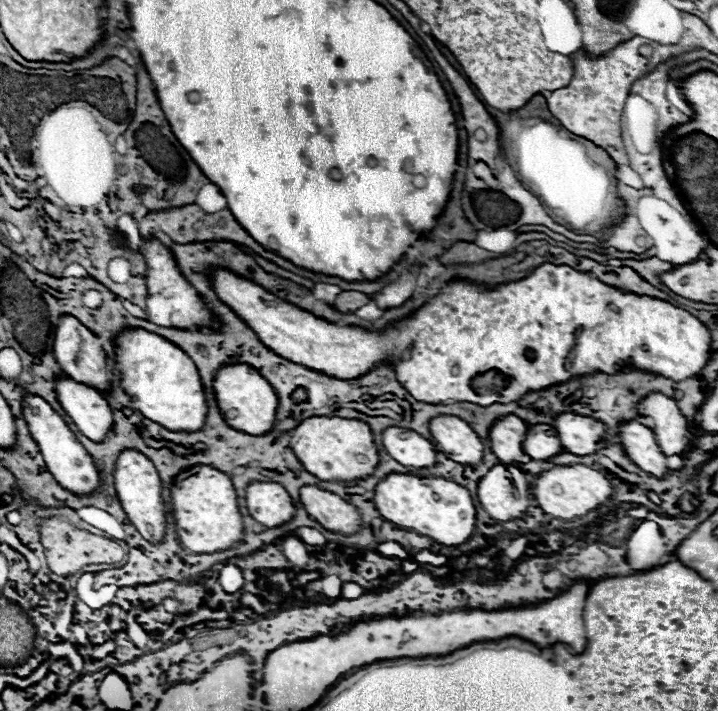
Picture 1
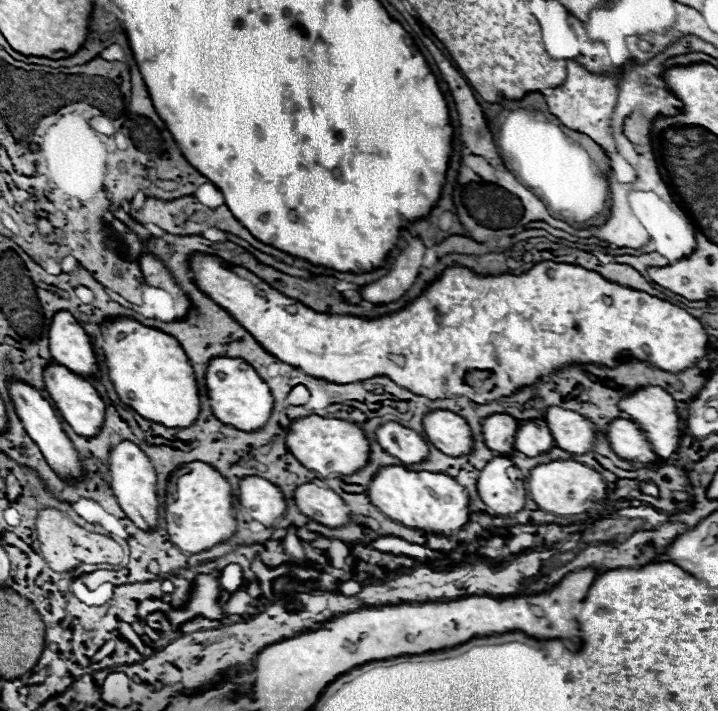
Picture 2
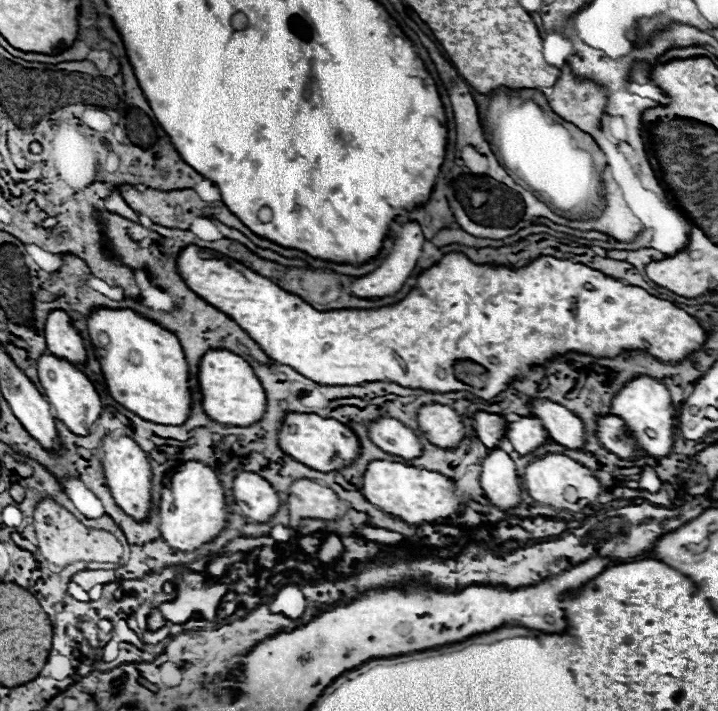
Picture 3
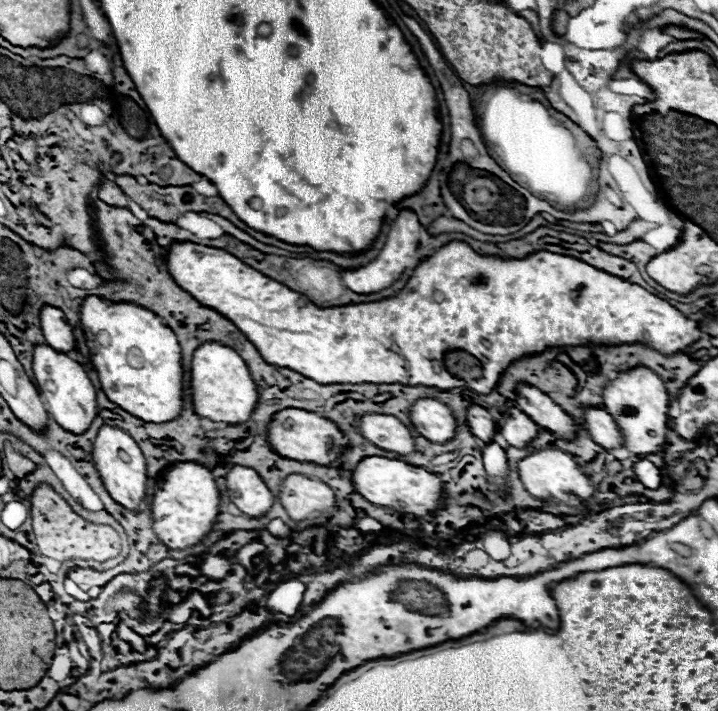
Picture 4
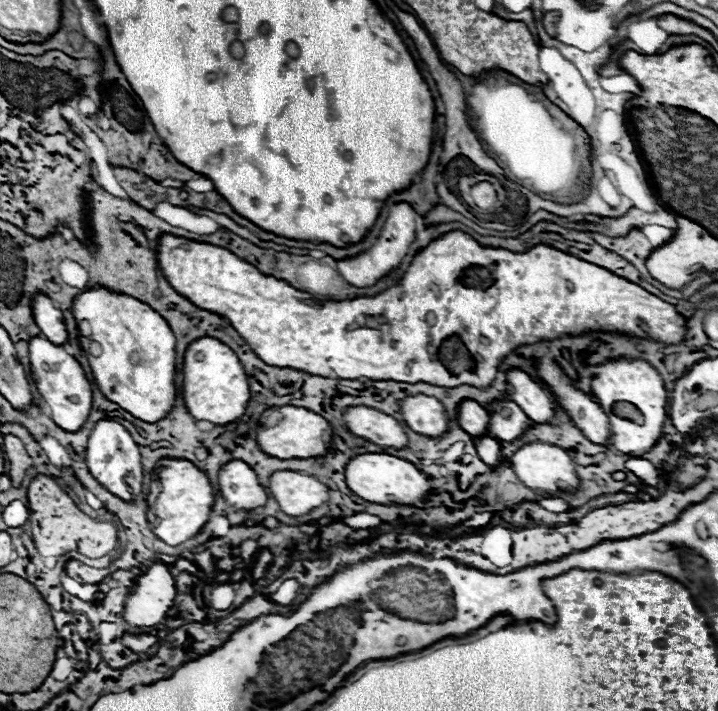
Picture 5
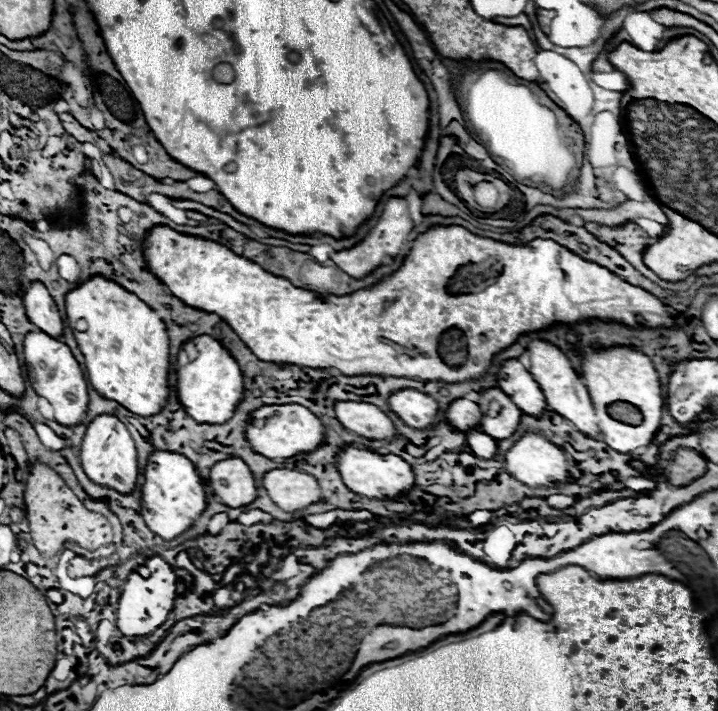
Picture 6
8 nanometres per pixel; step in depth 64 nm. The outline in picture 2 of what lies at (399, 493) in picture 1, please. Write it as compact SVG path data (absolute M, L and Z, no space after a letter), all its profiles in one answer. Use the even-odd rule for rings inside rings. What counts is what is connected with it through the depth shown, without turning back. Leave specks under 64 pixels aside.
M402 466L382 468L370 482L366 494L386 518L436 536L456 536L468 524L470 512L474 512L466 490L456 480L434 472L410 472Z

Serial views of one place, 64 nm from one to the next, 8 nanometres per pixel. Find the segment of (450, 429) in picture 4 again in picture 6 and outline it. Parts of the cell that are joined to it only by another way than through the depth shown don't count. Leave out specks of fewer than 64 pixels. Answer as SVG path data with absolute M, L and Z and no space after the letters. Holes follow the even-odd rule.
M400 390L390 396L392 410L414 430L428 430L440 422L440 406L428 394L416 390Z

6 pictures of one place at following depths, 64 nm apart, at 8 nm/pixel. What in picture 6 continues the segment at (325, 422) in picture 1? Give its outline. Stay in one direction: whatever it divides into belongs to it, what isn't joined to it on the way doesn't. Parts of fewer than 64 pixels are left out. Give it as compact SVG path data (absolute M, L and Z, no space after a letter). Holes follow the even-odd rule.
M272 404L256 410L246 428L252 448L266 458L292 458L296 454L310 454L320 448L324 440L322 420L300 404Z

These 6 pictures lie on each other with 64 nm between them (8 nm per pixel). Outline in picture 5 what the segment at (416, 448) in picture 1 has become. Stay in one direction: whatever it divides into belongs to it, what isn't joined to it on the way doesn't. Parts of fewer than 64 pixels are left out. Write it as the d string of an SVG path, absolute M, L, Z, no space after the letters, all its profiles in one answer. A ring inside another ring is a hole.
M348 408L346 424L352 430L352 434L360 434L360 438L368 438L368 442L372 444L396 450L408 446L408 436L400 422L374 408Z

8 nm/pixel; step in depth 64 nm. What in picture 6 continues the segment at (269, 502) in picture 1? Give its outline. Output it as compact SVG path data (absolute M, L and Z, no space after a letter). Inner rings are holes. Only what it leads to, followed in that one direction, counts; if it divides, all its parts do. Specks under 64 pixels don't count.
M240 458L216 462L208 478L212 490L230 508L248 506L258 498L258 486L250 468Z

